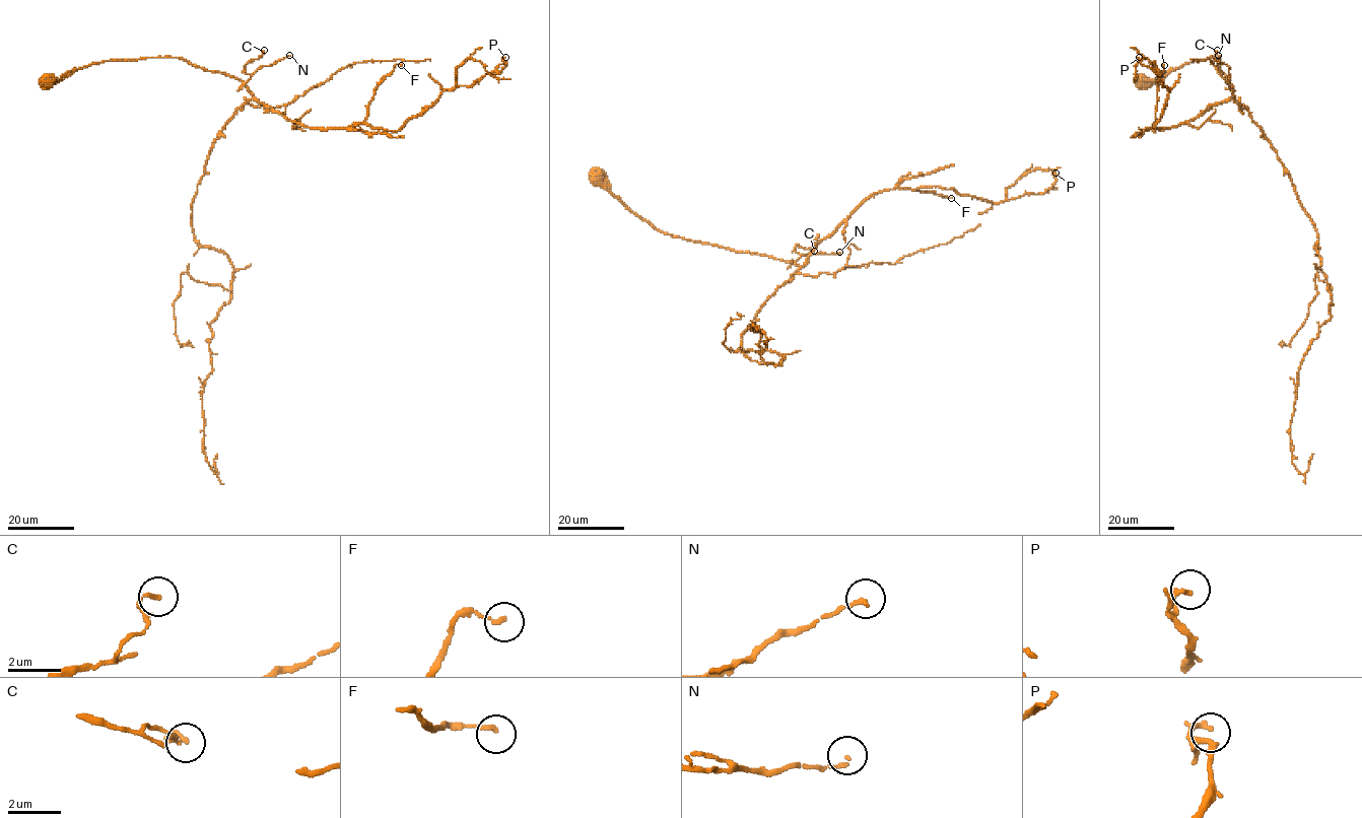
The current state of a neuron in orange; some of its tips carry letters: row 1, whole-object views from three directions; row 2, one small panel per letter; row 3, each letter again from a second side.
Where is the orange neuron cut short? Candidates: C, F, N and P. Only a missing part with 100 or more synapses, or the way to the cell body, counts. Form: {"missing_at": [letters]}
{"missing_at": []}

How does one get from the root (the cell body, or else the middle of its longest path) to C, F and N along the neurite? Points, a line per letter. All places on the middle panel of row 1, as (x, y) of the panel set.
C: (596, 176), (631, 210), (664, 232), (792, 263), (800, 257), (794, 250), (798, 245), (814, 251)
F: (596, 176), (631, 210), (664, 232), (772, 256), (801, 267), (814, 248), (870, 196), (909, 188), (951, 198)
N: (596, 176), (631, 210), (658, 229), (674, 236), (792, 263), (802, 255), (839, 252)

